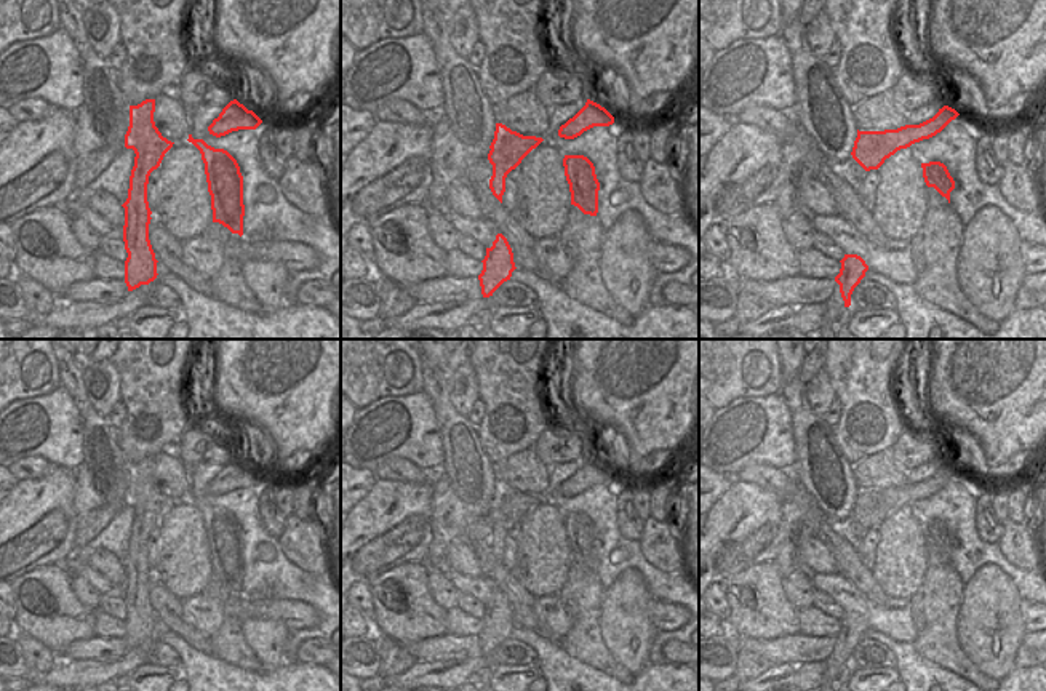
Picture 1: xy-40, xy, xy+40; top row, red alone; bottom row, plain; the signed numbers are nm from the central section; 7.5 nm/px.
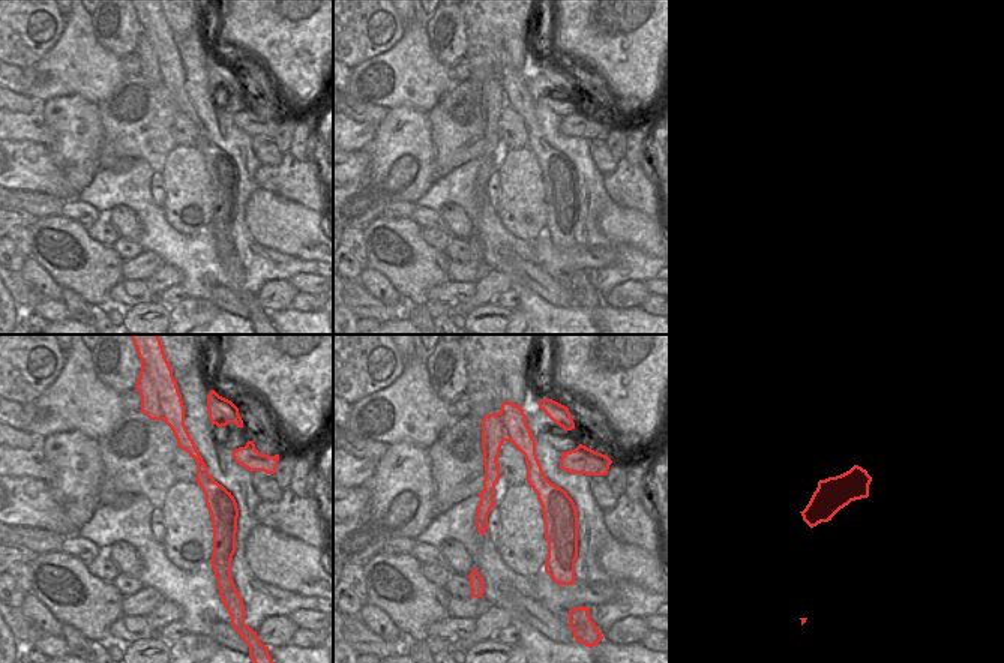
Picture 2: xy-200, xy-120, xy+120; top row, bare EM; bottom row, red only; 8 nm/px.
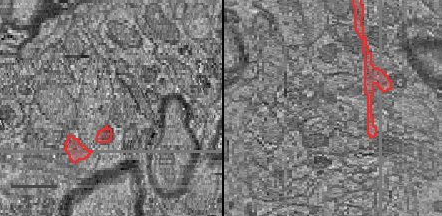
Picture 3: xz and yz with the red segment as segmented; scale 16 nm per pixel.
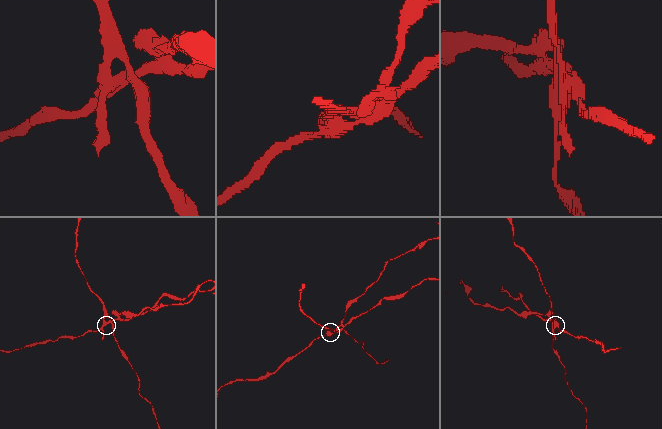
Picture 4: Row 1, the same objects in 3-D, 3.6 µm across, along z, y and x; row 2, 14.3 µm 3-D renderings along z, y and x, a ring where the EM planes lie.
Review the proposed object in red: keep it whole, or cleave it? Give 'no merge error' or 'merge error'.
merge error

